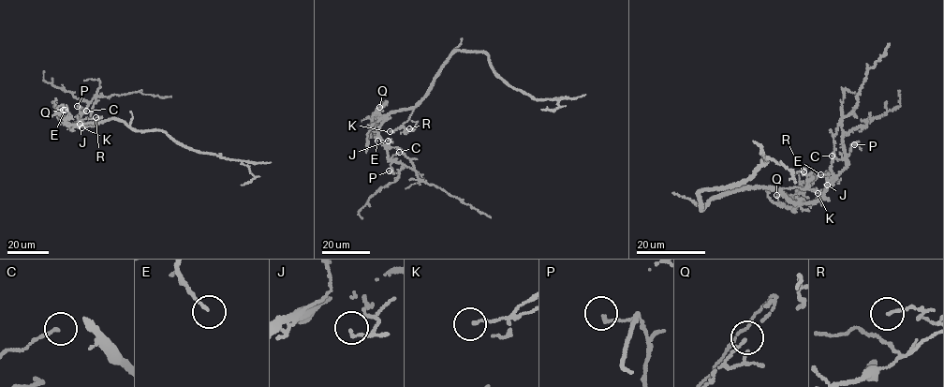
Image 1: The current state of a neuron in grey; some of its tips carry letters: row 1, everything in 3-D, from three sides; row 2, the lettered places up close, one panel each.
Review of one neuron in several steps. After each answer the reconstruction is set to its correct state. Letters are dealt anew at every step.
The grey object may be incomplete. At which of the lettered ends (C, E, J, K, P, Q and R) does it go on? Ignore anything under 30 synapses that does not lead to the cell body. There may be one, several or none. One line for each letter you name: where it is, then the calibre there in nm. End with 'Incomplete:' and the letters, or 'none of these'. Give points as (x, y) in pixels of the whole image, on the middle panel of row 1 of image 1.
Incomplete: none of these

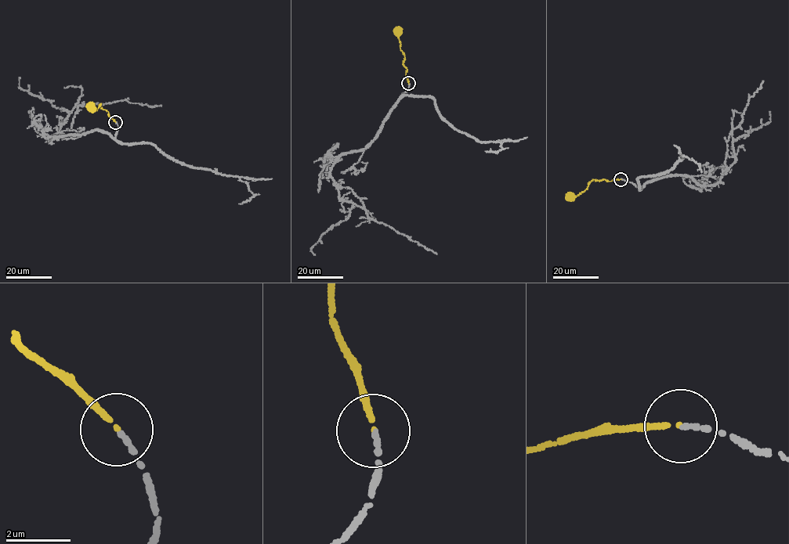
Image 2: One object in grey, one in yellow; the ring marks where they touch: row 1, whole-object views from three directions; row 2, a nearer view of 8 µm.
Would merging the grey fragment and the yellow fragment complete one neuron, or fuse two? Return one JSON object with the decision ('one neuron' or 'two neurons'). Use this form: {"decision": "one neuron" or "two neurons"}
{"decision": "one neuron"}

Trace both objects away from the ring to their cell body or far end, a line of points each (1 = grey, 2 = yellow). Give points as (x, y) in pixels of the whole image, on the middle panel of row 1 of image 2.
1: (409, 83), (372, 140), (364, 148), (342, 153), (330, 173), (338, 186), (352, 189), (368, 216), (437, 254)
2: (409, 83), (398, 37), (400, 30), (399, 30)

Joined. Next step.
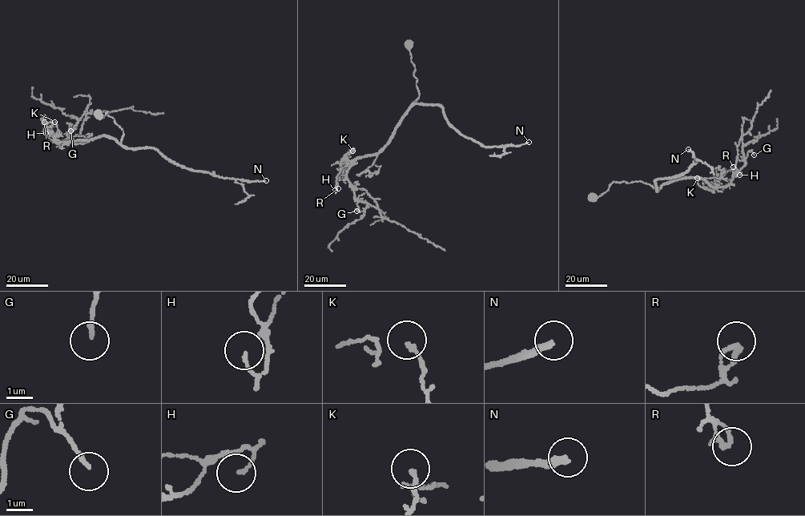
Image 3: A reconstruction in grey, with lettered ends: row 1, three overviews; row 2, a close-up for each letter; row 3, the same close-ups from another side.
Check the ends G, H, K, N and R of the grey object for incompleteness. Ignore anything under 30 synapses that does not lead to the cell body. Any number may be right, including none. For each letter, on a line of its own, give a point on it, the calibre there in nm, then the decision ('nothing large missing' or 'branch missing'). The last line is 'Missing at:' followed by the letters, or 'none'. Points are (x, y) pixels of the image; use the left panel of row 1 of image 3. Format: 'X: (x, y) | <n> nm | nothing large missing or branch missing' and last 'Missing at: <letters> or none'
G: (70, 131) | 160 nm | nothing large missing
H: (46, 133) | 80 nm | nothing large missing
K: (54, 122) | 80 nm | nothing large missing
N: (266, 180) | 220 nm | branch missing
R: (44, 122) | 220 nm | nothing large missing
Missing at: N

